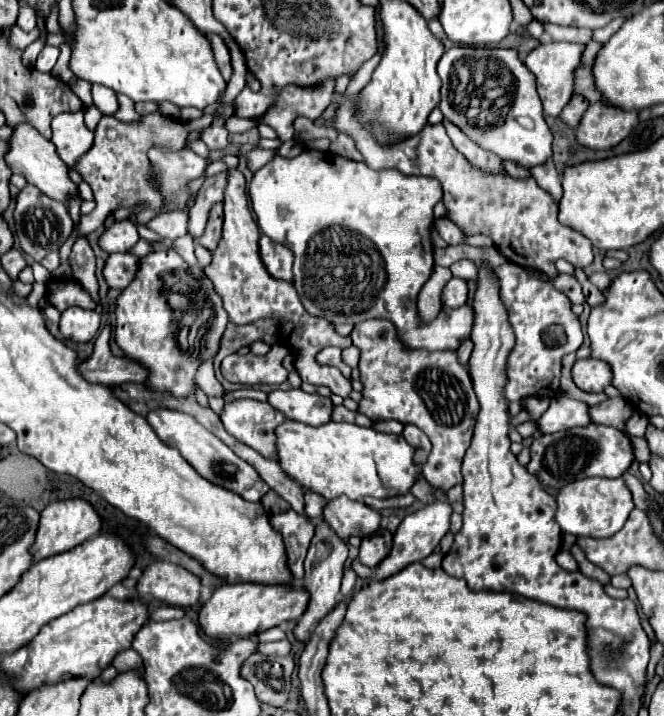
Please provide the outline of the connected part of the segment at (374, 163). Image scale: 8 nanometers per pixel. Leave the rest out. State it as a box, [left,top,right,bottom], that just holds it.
[334,94,594,280]

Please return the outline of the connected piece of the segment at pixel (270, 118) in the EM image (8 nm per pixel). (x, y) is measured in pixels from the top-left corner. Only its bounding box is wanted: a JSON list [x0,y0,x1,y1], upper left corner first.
[262,84,334,158]

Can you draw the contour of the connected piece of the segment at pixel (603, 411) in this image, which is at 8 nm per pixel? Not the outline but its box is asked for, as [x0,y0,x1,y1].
[588,398,634,428]

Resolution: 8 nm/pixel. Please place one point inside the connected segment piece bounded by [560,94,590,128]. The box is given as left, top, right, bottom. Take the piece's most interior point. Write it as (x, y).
(572, 114)

